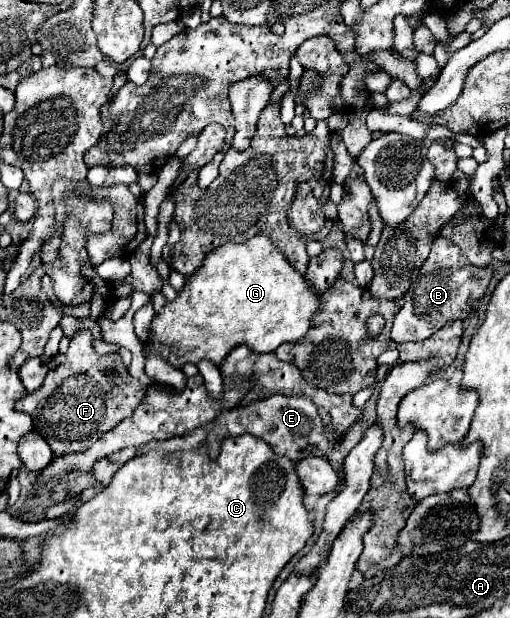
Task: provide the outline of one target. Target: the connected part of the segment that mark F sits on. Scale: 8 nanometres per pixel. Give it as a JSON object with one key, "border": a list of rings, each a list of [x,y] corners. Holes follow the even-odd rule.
{"border":[[[79,329],[71,339],[69,351],[51,357],[43,387],[23,397],[17,409],[31,415],[33,429],[43,435],[55,455],[67,455],[89,449],[113,425],[127,419],[143,403],[145,393],[147,385],[129,375],[117,353],[99,355],[93,349],[93,333],[89,329]],[[103,367],[115,367],[123,375],[121,383],[107,381]]]}

